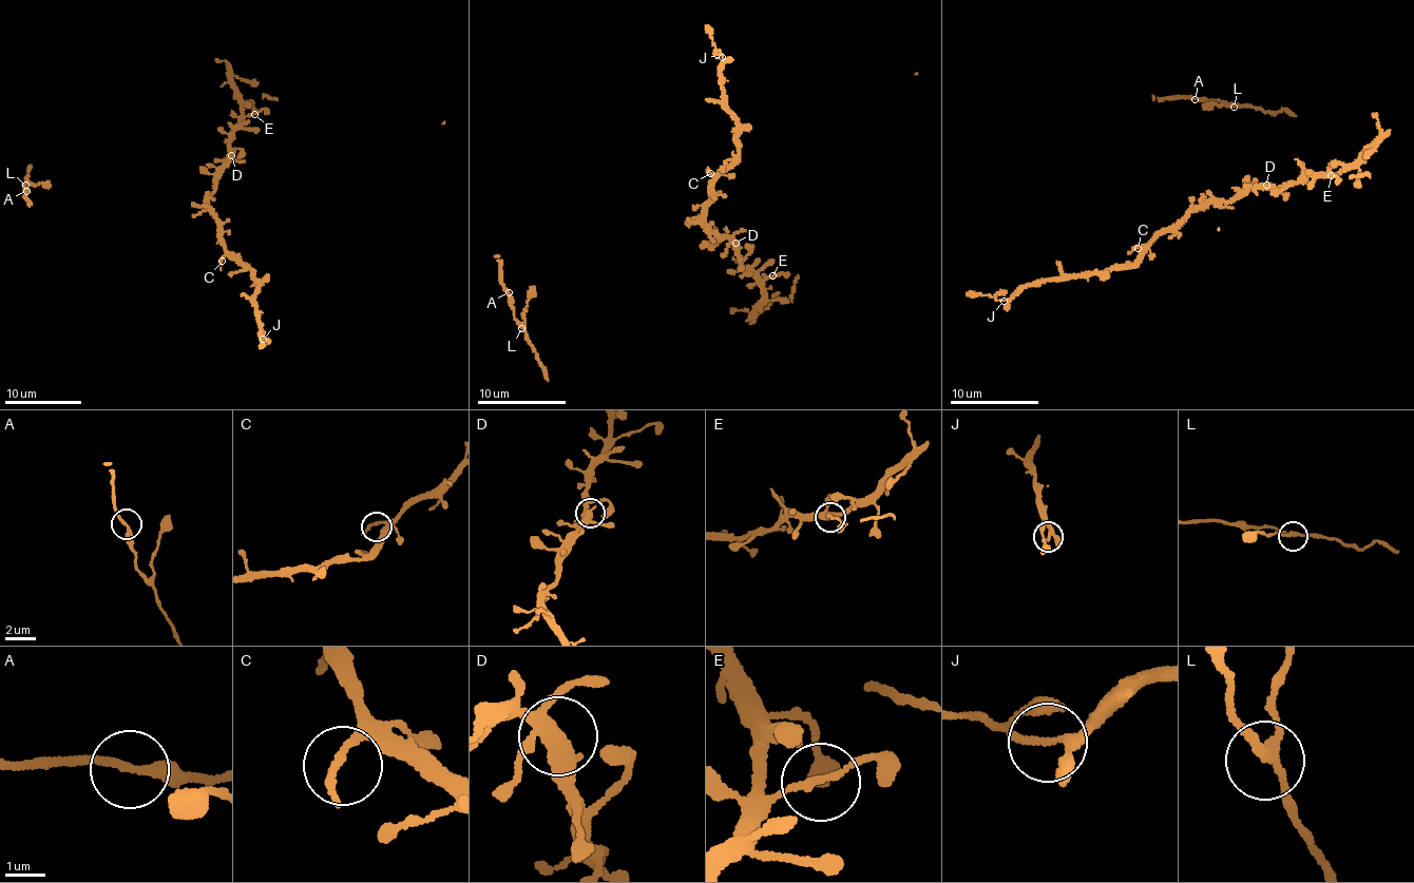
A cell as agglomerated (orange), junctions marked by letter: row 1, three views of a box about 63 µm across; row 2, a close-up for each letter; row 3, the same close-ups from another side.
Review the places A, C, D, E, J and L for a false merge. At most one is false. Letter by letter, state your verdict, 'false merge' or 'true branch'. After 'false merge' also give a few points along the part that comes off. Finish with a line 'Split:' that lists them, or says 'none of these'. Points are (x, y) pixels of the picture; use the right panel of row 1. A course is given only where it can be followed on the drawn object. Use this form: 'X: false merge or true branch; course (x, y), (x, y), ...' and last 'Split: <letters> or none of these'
A: true branch
C: true branch
D: true branch
E: true branch
J: true branch
L: true branch
Split: none of these

